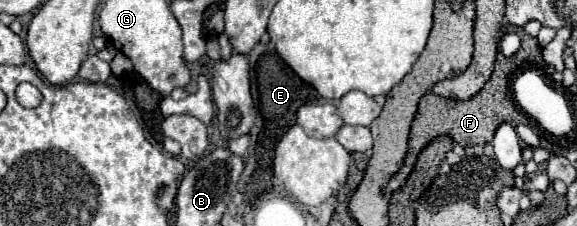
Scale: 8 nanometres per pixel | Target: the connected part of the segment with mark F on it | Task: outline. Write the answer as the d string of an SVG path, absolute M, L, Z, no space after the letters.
M508 26L508 32L516 32L516 34L520 36L522 48L520 48L514 56L510 56L510 58L506 58L506 56L502 56L502 52L498 52L496 68L494 68L490 80L484 84L484 88L482 88L476 96L472 96L472 98L468 98L468 100L450 100L450 98L440 97L428 91L421 98L414 122L412 122L412 130L410 130L410 144L408 144L404 166L390 178L386 186L386 192L388 192L388 194L394 192L394 190L398 190L398 188L406 182L406 178L410 176L410 172L412 172L414 168L416 156L418 156L420 150L422 150L428 142L432 142L436 136L449 136L454 142L458 142L460 146L468 148L472 146L474 147L474 149L472 149L474 150L474 155L481 156L483 155L484 146L492 140L492 136L494 136L494 132L496 132L496 128L498 128L500 124L504 124L504 122L508 122L508 124L516 122L516 124L518 124L520 120L522 120L522 122L528 120L526 116L522 116L520 108L514 106L514 102L512 102L512 98L510 98L508 82L510 82L510 74L512 74L514 70L518 70L524 62L530 60L530 62L534 62L534 64L542 64L542 48L538 46L538 40L532 38L532 36L528 36L522 28Z

